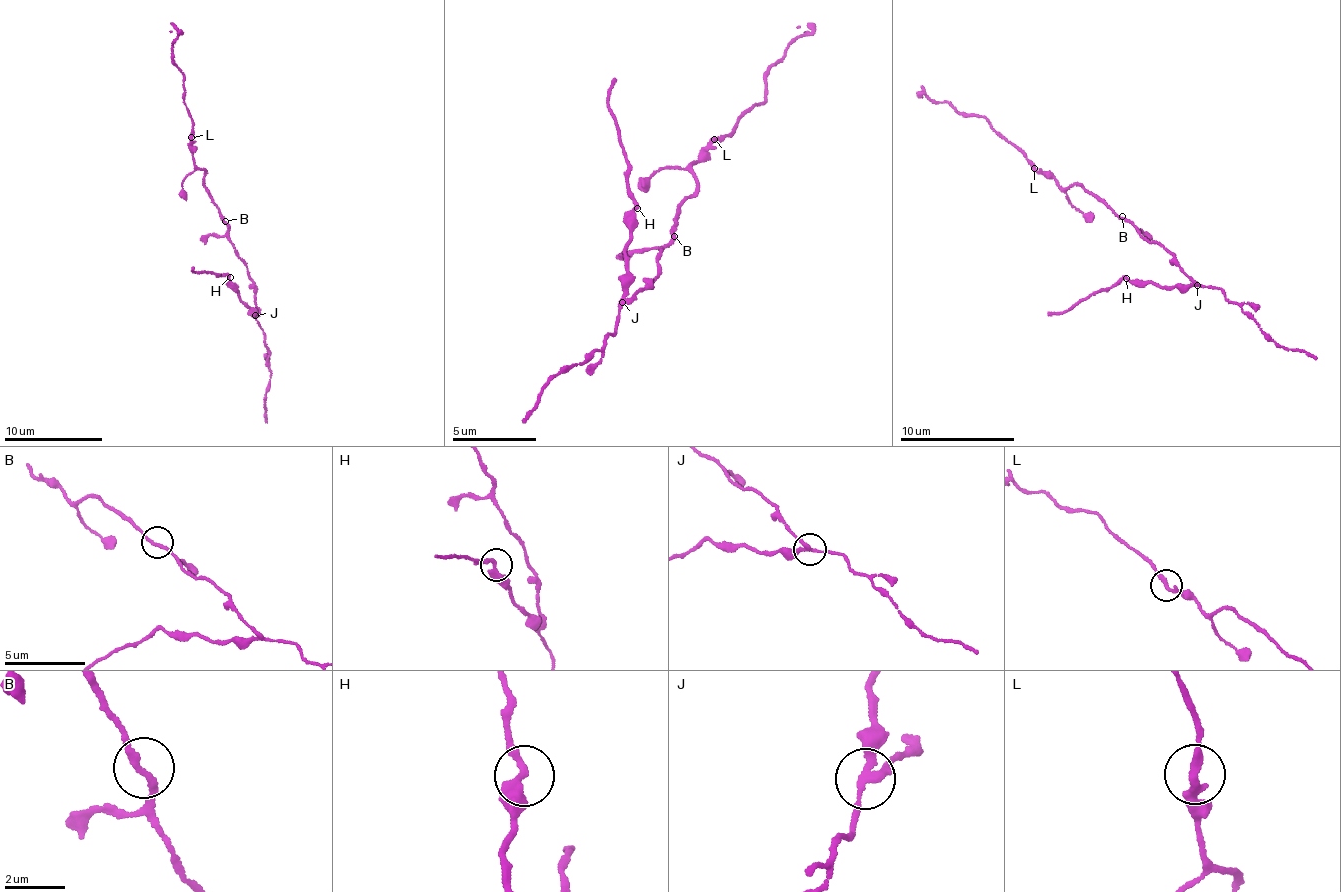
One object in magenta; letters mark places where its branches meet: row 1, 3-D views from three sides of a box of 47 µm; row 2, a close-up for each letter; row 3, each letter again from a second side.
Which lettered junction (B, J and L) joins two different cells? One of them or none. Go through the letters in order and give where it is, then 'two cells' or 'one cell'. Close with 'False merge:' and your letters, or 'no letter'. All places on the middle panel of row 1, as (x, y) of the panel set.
B: (674, 236) | one cell
J: (622, 302) | two cells
L: (714, 139) | one cell
False merge: J

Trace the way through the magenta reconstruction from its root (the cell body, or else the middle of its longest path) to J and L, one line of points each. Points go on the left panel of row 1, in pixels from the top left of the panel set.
J: (225, 223), (232, 245), (253, 283), (257, 309), (254, 316)
L: (225, 223), (210, 196), (204, 180), (206, 173), (198, 168), (187, 148), (191, 137)

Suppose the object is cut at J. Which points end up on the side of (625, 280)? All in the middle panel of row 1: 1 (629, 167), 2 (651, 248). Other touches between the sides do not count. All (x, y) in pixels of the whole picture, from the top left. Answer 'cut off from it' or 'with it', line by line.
1: with it
2: cut off from it

